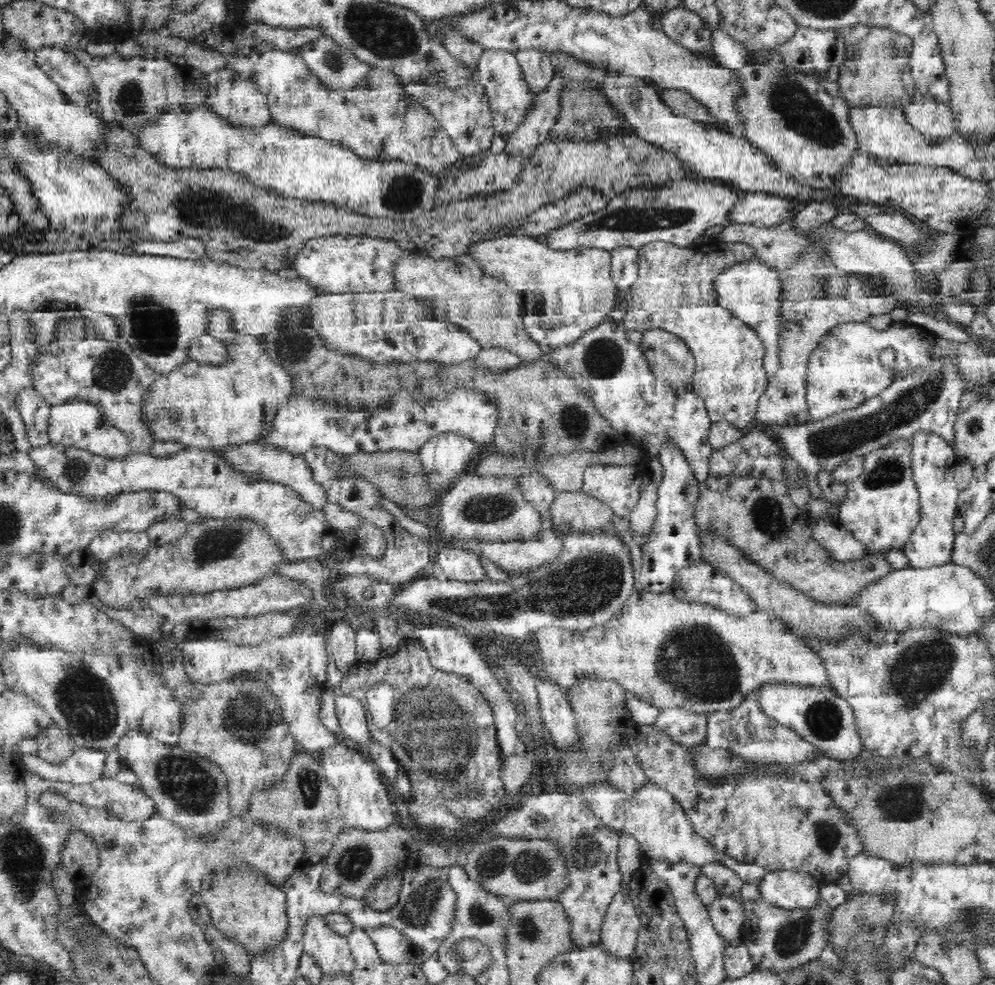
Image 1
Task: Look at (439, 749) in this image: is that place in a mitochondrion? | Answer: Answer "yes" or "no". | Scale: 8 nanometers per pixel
yes

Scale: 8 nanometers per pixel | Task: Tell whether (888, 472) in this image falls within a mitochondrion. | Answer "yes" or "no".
yes

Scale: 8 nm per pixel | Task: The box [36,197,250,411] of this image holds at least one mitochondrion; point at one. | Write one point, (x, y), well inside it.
(155, 327)

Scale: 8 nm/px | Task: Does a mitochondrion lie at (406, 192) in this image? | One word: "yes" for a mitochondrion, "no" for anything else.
yes

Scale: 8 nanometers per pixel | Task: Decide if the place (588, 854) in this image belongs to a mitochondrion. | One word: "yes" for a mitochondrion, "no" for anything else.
yes

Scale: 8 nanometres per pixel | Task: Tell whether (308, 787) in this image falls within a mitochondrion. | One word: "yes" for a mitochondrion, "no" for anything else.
yes

